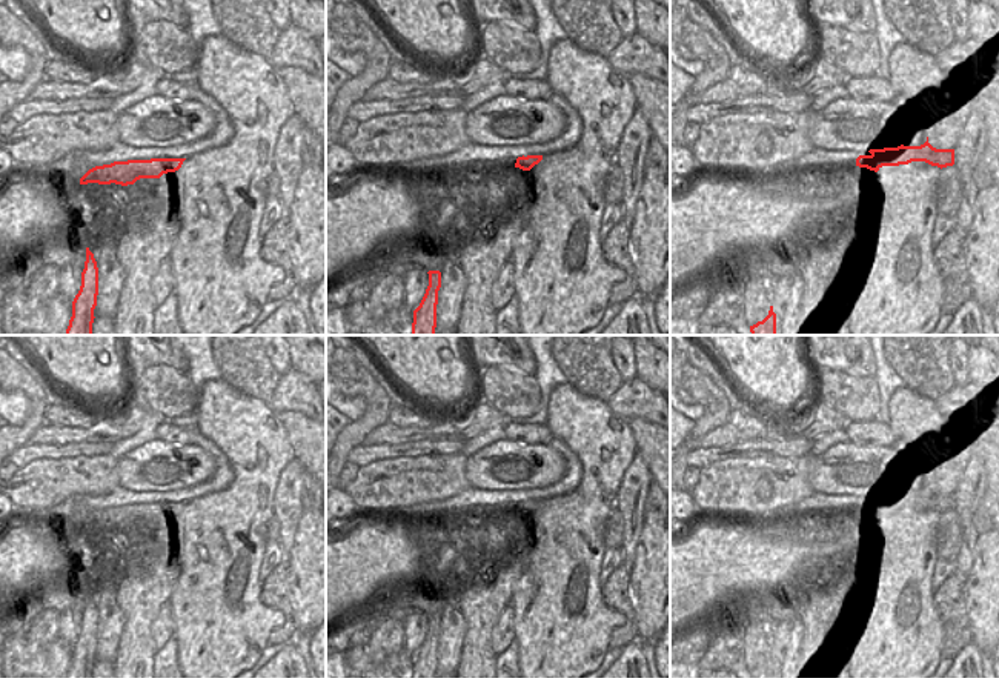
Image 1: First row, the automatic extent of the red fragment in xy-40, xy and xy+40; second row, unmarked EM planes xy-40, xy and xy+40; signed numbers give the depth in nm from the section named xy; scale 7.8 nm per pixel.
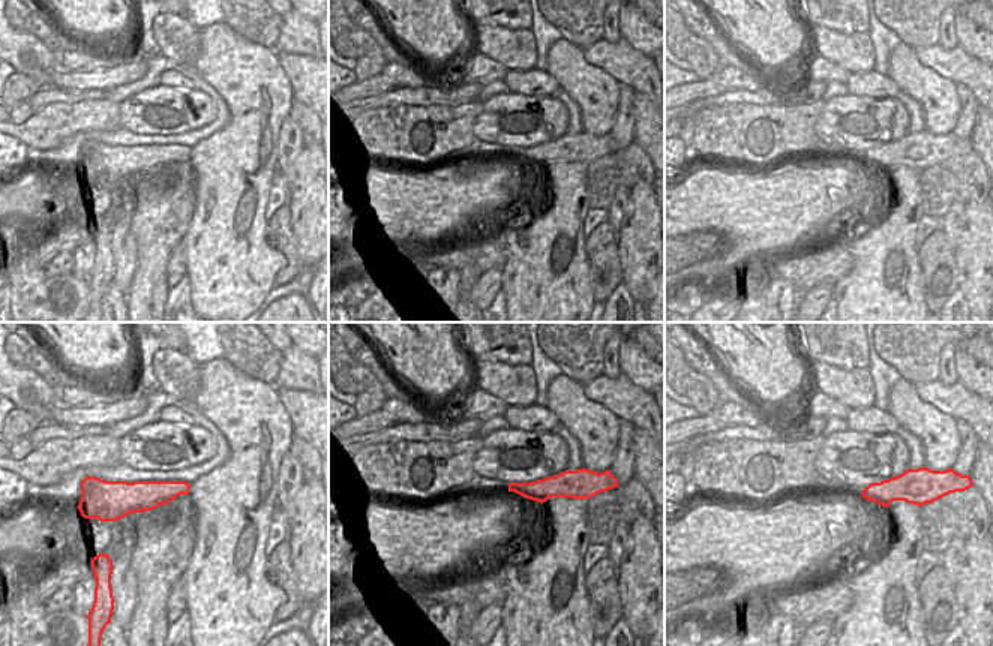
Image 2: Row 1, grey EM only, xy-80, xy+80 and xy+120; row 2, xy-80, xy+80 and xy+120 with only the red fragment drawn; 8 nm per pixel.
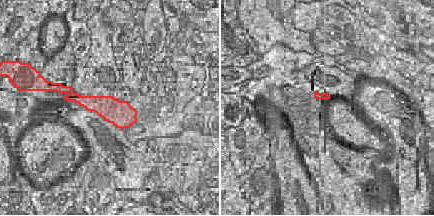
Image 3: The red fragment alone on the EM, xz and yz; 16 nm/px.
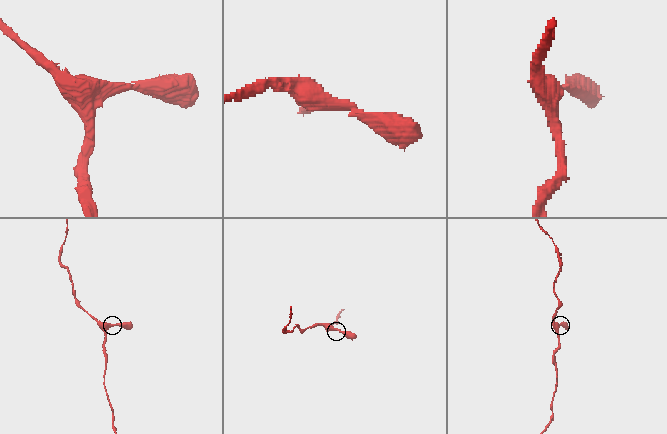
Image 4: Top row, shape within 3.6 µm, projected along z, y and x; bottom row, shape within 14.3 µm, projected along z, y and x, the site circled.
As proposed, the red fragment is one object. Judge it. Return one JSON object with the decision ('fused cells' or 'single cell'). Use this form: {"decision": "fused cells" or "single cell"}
{"decision": "single cell"}

